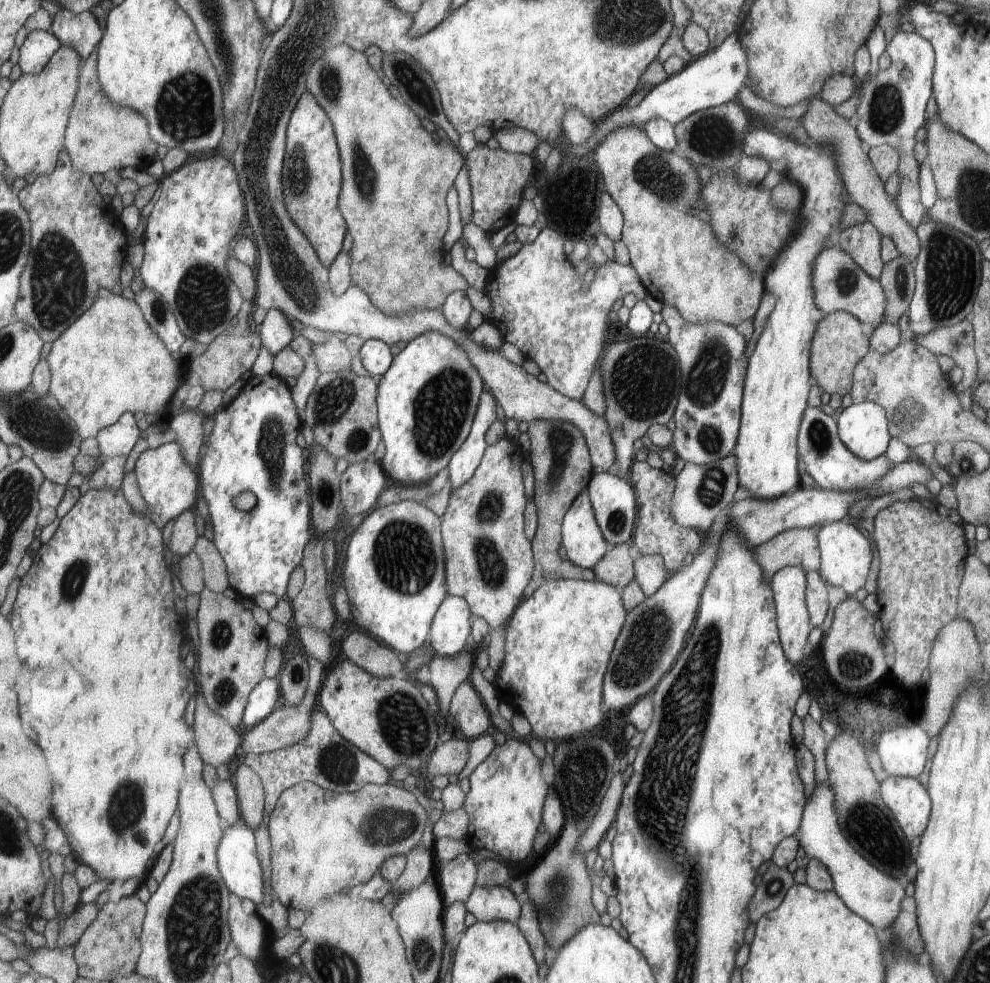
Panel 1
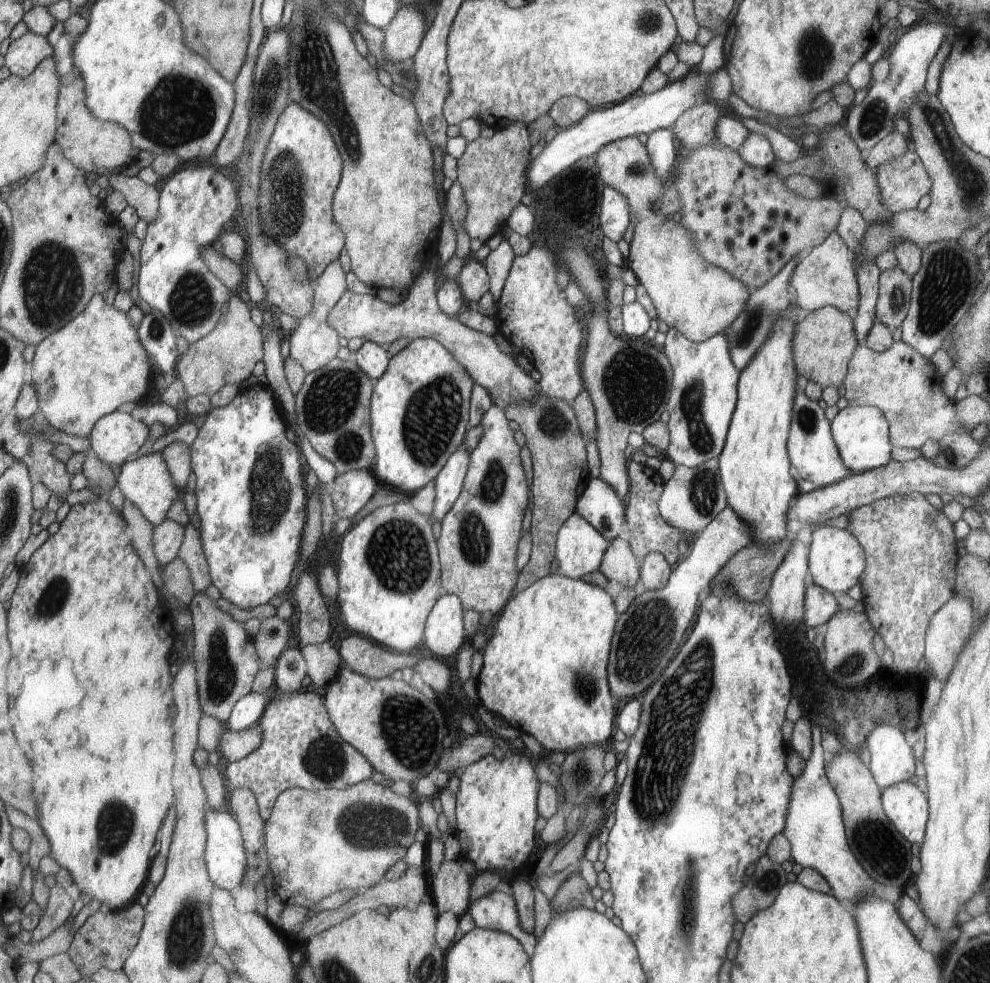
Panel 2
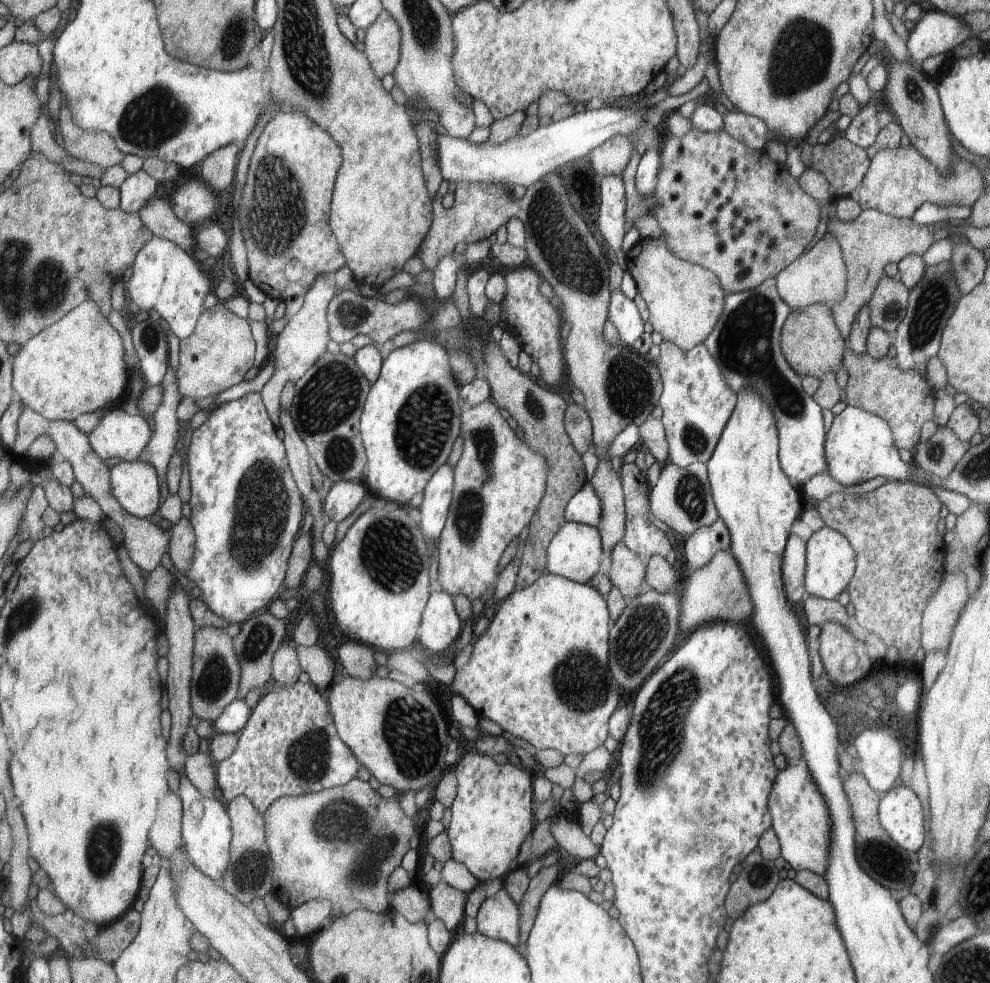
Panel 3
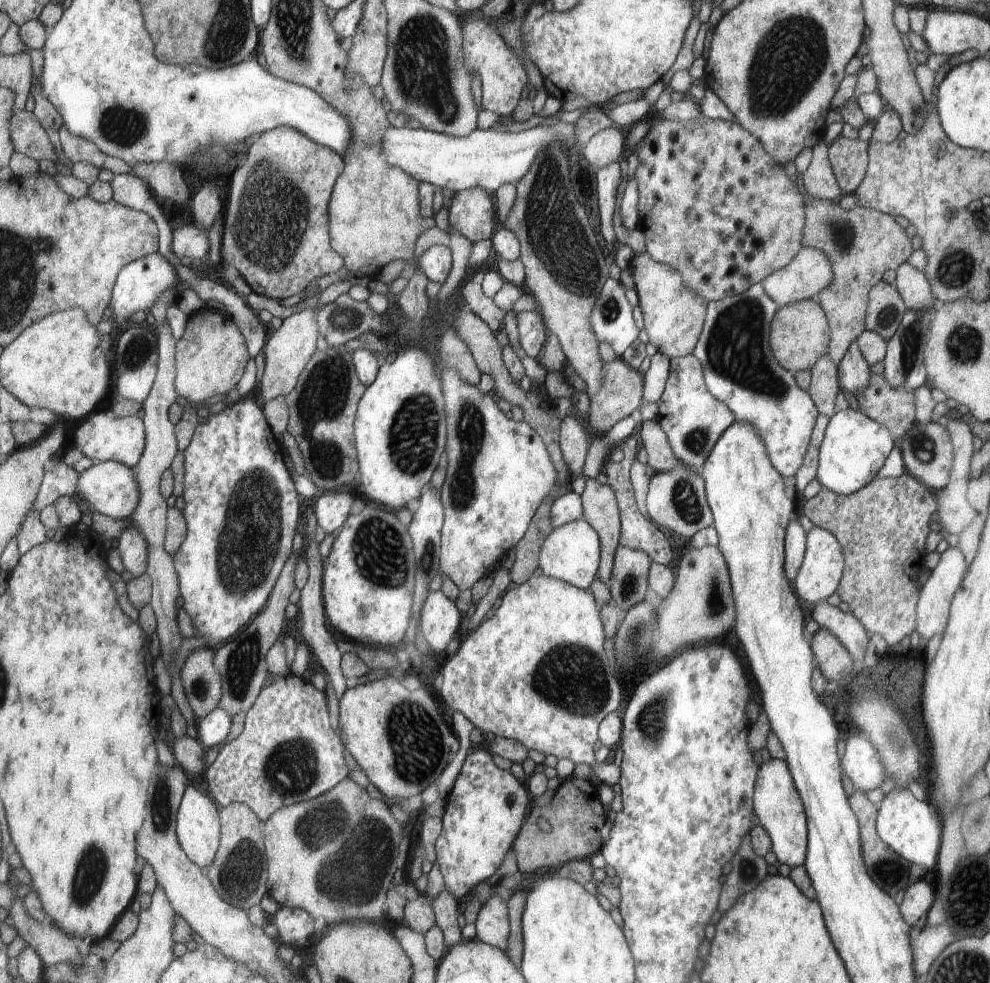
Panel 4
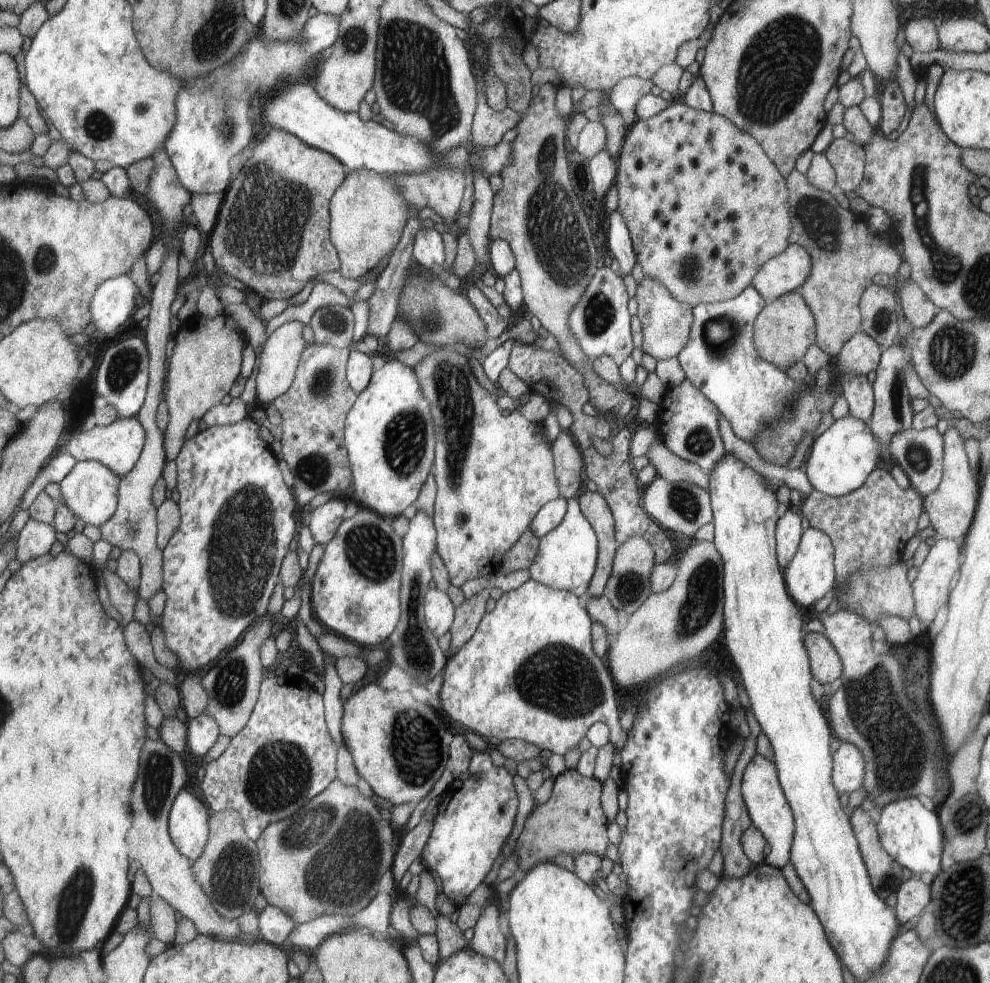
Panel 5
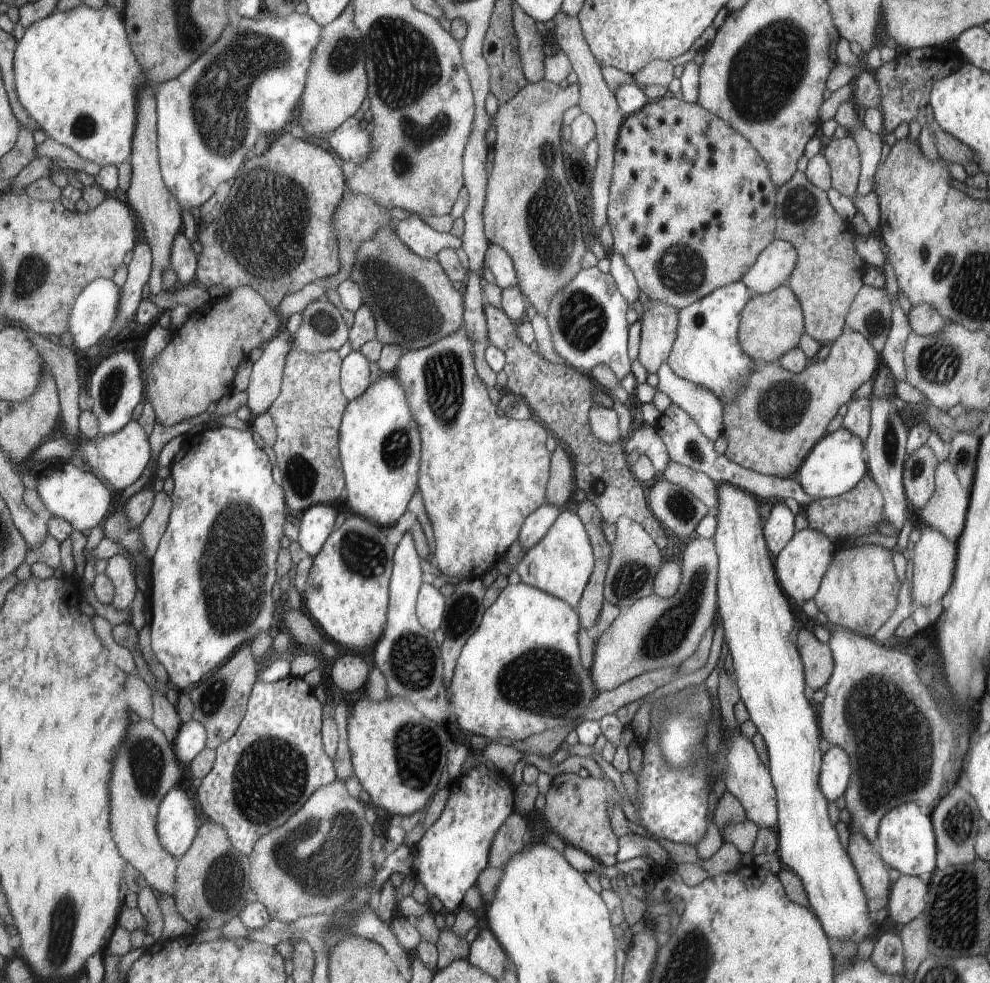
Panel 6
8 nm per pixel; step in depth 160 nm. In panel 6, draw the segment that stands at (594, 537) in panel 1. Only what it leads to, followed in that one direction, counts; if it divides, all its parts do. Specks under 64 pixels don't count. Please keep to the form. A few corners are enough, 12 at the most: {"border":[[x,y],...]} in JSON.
{"border":[[571,507],[512,567],[573,607],[594,566]]}

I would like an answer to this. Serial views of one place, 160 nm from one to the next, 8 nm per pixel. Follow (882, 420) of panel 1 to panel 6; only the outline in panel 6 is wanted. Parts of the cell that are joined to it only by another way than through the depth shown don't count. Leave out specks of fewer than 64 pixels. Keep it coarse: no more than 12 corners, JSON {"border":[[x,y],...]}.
{"border":[[826,432],[794,477],[814,499],[839,497],[868,469],[861,439]]}

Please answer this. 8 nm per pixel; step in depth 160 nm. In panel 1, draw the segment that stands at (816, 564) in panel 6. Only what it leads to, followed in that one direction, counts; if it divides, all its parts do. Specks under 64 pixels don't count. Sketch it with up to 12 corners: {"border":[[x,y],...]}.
{"border":[[844,519],[816,534],[821,578],[848,596],[863,587],[869,536]]}

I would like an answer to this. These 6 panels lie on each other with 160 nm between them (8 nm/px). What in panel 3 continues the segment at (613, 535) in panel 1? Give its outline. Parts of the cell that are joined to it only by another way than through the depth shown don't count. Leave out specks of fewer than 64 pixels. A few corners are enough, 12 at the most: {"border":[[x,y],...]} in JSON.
{"border":[[587,480],[569,500],[566,521],[596,527],[601,498]]}

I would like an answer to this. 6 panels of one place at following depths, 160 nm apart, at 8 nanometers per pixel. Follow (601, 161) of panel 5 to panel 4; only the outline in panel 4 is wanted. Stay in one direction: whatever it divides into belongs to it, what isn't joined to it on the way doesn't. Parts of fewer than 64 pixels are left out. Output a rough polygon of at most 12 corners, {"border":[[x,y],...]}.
{"border":[[617,161],[595,172],[599,232],[613,254],[611,218],[620,167]]}

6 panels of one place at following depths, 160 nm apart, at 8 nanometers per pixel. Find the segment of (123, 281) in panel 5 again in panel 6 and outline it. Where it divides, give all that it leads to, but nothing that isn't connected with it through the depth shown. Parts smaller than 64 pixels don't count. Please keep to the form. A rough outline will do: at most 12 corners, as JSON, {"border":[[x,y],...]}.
{"border":[[101,277],[81,293],[69,334],[83,353],[112,329],[122,288]]}

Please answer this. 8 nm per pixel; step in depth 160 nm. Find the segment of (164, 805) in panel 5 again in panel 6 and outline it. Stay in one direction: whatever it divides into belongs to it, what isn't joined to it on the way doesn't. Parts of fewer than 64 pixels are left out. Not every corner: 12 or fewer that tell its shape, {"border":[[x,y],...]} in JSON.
{"border":[[152,720],[116,757],[112,827],[121,854],[175,896],[180,860],[160,841],[186,772]]}

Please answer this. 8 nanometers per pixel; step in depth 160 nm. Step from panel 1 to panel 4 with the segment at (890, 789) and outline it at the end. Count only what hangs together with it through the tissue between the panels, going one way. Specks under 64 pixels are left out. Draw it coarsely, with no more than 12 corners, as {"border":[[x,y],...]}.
{"border":[[907,789],[878,802],[877,835],[923,868],[939,857],[941,822]]}

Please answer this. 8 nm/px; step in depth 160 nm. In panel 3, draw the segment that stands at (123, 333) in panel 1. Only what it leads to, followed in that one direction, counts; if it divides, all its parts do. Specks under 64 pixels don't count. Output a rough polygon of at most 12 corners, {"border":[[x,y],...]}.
{"border":[[85,301],[14,358],[50,421],[117,407],[121,334]]}

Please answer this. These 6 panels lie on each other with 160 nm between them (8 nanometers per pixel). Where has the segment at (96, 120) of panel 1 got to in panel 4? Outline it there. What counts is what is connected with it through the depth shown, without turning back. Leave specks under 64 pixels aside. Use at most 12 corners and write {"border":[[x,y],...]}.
{"border":[[65,125],[60,138],[66,158],[101,169],[107,154],[95,142],[71,134]]}

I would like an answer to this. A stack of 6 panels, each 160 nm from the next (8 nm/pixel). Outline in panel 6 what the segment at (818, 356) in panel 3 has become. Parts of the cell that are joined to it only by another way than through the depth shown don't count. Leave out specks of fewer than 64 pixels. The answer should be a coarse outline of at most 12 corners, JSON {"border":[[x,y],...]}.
{"border":[[787,284],[754,294],[740,313],[741,346],[775,362],[804,332]]}

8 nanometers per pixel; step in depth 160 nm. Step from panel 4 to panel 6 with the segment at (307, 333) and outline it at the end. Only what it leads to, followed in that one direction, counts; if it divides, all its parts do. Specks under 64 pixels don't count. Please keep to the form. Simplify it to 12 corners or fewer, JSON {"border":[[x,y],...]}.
{"border":[[287,329],[263,344],[246,392],[251,417],[265,412],[280,391]]}

